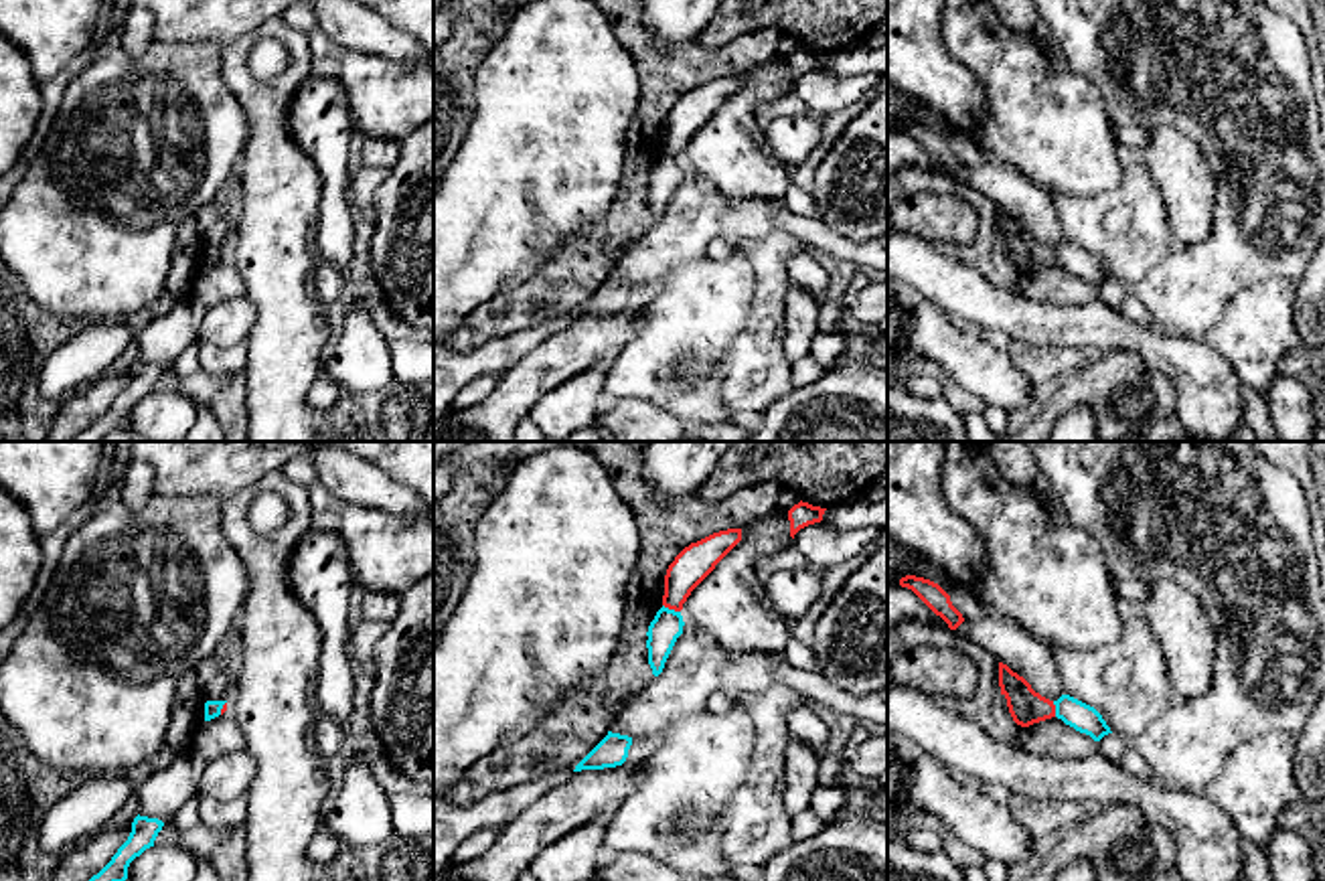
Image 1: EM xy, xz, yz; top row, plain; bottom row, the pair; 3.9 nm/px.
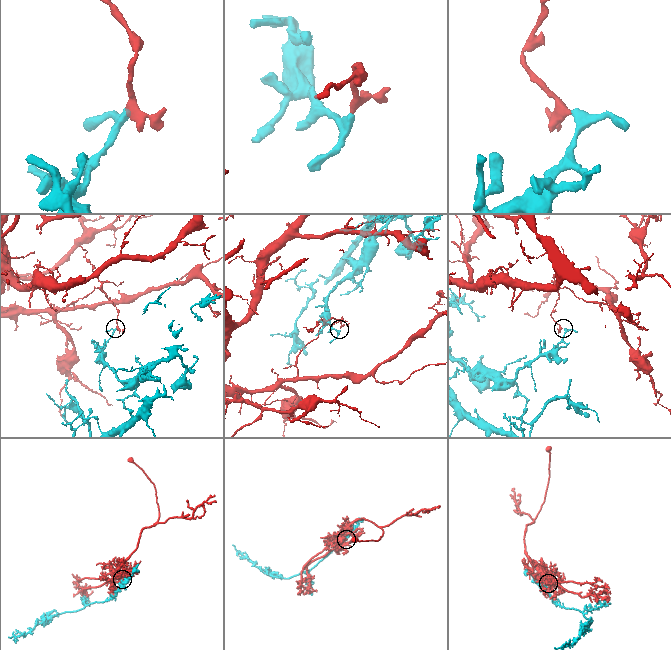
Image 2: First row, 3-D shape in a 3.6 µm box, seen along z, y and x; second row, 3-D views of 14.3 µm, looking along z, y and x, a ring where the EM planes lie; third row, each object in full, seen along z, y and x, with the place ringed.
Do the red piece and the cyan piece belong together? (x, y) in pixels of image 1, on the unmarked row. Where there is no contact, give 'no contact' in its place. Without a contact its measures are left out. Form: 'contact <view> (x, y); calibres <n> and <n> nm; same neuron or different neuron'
contact xz (671, 154); calibres 150 and 120 nm; different neuron

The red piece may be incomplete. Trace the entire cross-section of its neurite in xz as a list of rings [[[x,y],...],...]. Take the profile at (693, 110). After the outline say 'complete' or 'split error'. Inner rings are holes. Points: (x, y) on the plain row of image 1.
[[[727,75],[685,93],[667,115],[662,152],[681,158],[691,138],[739,87],[742,75]]]; complete

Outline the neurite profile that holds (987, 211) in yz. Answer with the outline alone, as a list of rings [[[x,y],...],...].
[[[977,190],[964,192],[979,215],[977,237],[968,243],[936,239],[934,247],[964,265],[975,267],[987,282],[999,290],[1021,292],[1025,273],[1017,271],[1009,259],[1007,245],[999,233],[999,207]]]

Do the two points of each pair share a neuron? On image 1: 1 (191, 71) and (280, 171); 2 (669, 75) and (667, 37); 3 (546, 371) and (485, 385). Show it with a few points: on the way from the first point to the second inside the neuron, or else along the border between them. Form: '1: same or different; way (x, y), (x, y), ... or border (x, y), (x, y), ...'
1: different; border (227, 88), (246, 120), (246, 144), (240, 167)
2: different; border (641, 21), (667, 51), (695, 43)
3: different; border (499, 377), (481, 399), (454, 410)

